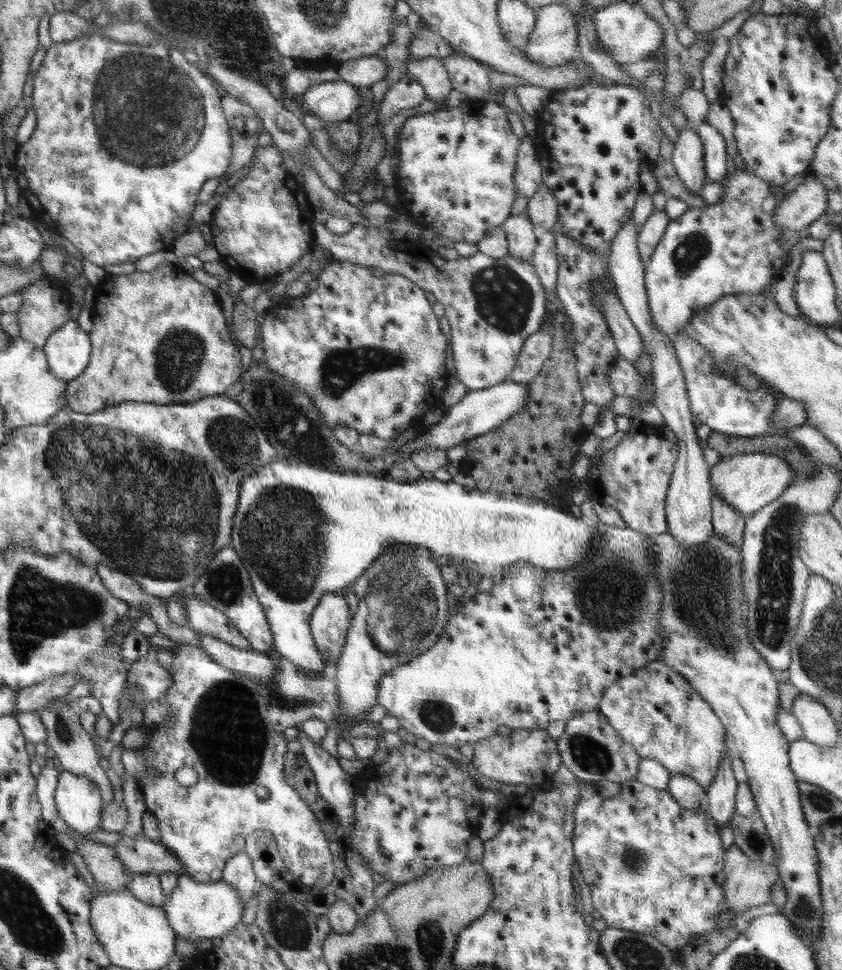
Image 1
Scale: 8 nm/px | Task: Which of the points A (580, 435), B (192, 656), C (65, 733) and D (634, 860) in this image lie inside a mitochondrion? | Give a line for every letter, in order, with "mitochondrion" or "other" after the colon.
A: other
B: other
C: mitochondrion
D: mitochondrion

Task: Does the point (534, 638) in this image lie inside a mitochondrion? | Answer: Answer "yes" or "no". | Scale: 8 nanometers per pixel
no

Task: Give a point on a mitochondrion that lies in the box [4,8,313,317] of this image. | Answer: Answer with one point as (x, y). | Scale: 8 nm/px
(132, 84)

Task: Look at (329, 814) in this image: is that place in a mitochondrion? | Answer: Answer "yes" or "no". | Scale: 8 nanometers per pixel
no

